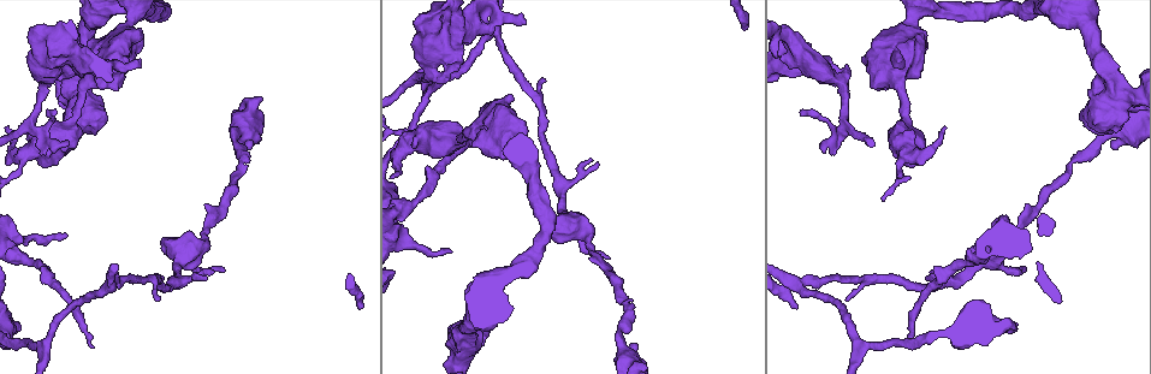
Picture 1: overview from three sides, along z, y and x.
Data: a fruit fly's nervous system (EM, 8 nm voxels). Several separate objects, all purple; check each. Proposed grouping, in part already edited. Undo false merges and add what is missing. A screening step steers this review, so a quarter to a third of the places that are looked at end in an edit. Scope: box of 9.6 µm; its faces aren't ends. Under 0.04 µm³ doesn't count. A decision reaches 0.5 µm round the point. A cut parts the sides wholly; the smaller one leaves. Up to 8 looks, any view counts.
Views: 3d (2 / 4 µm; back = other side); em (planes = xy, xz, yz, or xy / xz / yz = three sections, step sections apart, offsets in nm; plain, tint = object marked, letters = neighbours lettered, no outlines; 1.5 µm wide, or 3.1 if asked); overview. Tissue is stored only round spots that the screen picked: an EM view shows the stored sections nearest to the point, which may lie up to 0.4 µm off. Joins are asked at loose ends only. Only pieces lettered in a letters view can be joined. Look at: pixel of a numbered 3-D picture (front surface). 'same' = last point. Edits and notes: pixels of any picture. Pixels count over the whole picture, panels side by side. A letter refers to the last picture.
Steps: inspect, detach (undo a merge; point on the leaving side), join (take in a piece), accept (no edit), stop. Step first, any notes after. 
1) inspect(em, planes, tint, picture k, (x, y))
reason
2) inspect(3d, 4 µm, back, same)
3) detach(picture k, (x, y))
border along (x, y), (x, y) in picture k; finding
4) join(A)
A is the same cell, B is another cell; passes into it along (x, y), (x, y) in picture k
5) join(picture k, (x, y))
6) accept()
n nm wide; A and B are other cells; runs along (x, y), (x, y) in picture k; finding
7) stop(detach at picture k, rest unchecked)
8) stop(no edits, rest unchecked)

inspect(3d, 4 µm, picture 1, (55, 113))
branch stops here

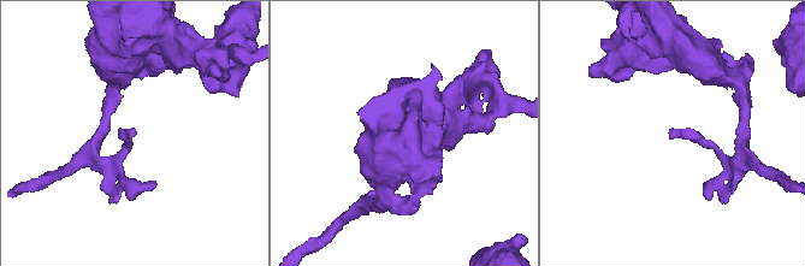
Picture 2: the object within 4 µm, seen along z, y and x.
inspect(em, xy, step 8, plain, picture 2, (670, 131))
need the tissue

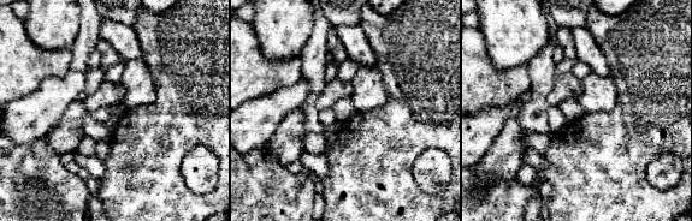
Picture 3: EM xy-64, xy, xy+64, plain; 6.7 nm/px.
inspect(em, xy, step 8, letters, same)

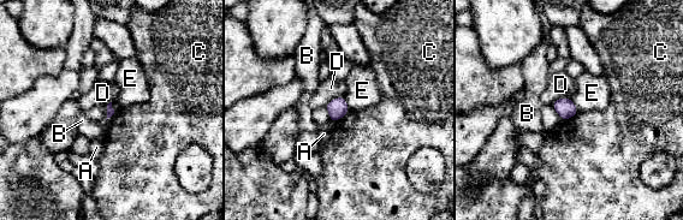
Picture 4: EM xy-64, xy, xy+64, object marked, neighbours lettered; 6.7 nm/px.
accept()
A, B, C, D and E are other cells; border along (343, 95), (331, 99), (324, 106) in picture 4; no lettered piece goes on from it

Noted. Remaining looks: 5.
inspect(3d, 4 µm, picture 1, (69, 132))
sudden change in width

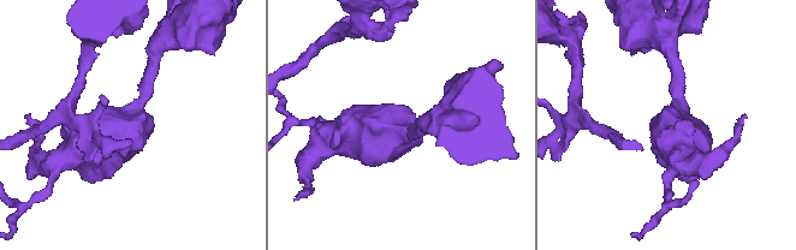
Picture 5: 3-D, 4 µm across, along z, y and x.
inspect(em, 3.1 µm, yz, step 16, tint, picture 5, (401, 133))
arms of 200, 550 nm; now the EM

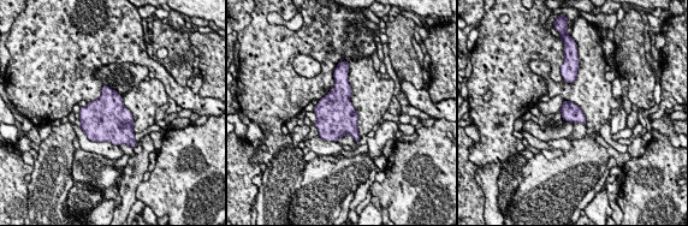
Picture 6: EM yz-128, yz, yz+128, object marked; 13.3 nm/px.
inspect(em, 3.1 µm, planes, letters, same)
cut it another way

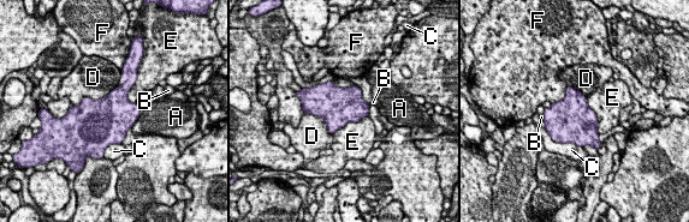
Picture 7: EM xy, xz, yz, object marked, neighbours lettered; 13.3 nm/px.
accept()
500 nm wide; A, B, C, D, E and F are other cells; border along (584, 97), (595, 114), (599, 133) in picture 7; continuous, no second neuron

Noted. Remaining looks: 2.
inspect(em, xy, step 4, tint, picture 1, (243, 160))
a narrow waist

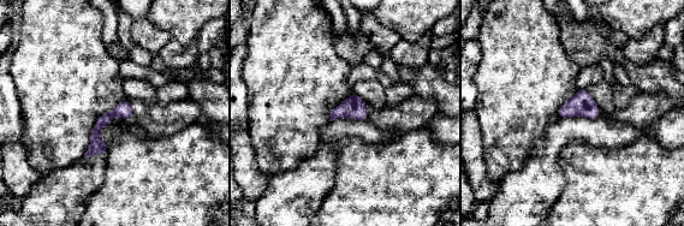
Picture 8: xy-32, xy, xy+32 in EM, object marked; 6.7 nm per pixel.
inspect(em, xy, step 4, letters, same)
see the neighbours

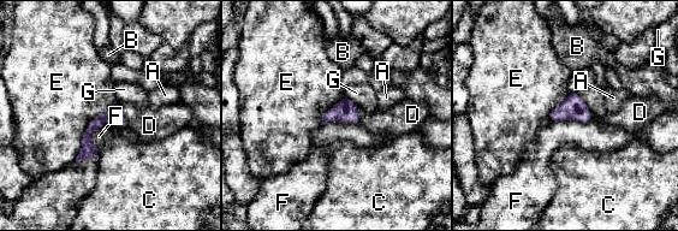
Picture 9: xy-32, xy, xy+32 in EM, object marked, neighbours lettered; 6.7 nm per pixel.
accept()
E touches over 500 nm; A, B, C, D, E, F and G are other cells; border along (593, 118), (587, 122), (552, 122) in picture 9; one neuron here

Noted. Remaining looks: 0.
stop(no edits, rest unchecked)

